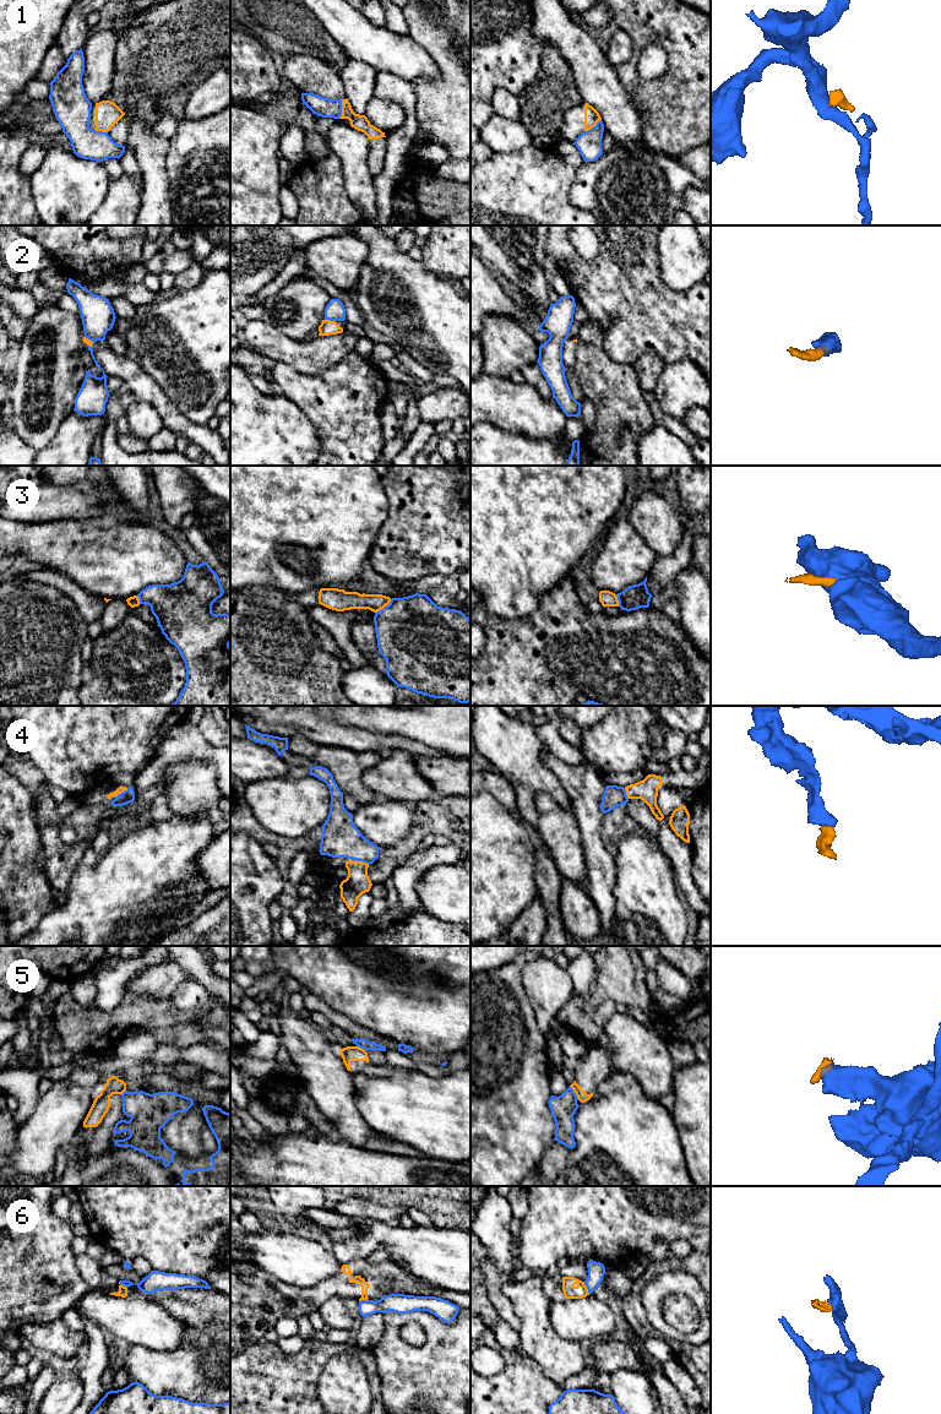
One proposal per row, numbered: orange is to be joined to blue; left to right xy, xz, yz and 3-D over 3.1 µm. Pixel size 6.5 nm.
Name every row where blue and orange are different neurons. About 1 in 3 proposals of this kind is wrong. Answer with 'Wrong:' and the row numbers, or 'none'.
Wrong: 1, 2, 3, 5, 6

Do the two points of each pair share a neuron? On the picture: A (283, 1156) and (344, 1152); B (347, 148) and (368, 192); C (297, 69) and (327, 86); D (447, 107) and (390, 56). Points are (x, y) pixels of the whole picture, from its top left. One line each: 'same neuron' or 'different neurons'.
A: same neuron
B: same neuron
C: same neuron
D: different neurons

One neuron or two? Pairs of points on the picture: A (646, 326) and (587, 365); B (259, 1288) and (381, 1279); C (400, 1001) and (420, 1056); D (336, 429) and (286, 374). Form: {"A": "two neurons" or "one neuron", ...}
{"A": "two neurons", "B": "one neuron", "C": "two neurons", "D": "one neuron"}

